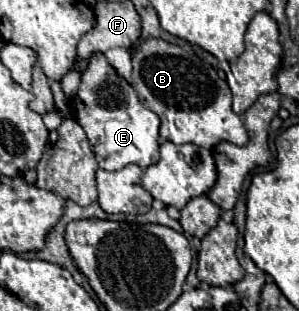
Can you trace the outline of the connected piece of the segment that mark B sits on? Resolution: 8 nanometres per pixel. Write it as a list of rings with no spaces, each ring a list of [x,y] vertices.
[[[149,38],[133,50],[133,88],[143,106],[153,110],[161,118],[161,138],[173,144],[197,144],[203,148],[215,148],[219,142],[231,142],[235,146],[247,144],[247,130],[243,128],[241,118],[231,110],[231,90],[227,82],[217,74],[213,66],[199,60],[197,56],[187,54],[183,48],[169,44],[165,40]]]

